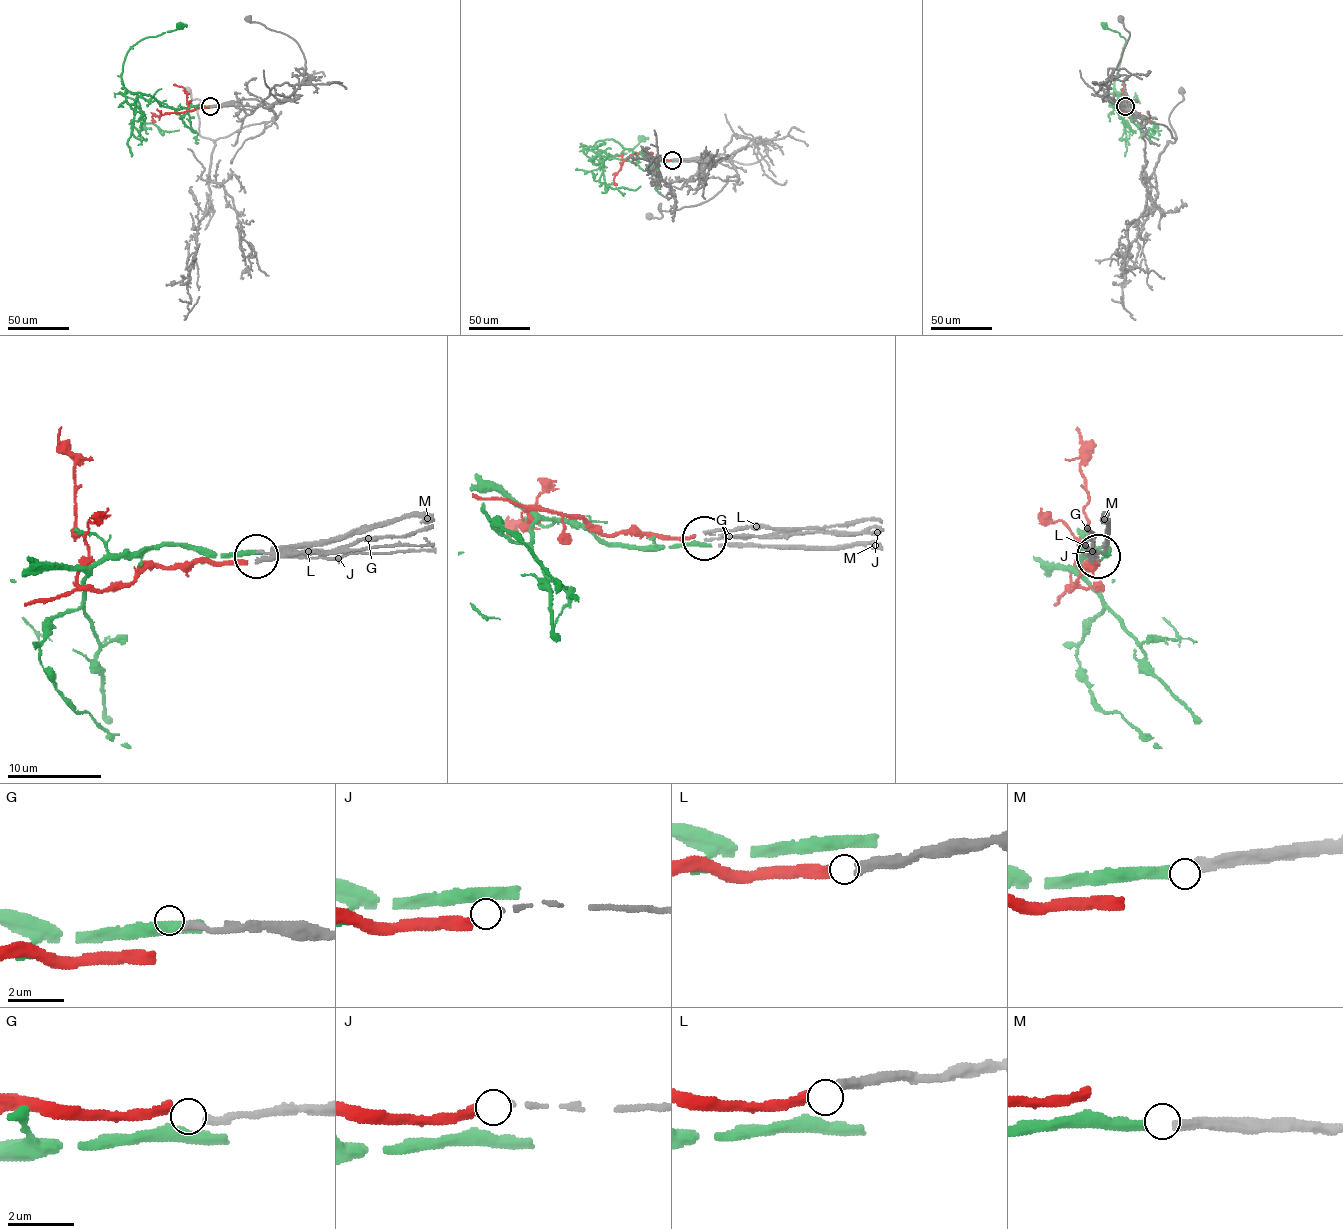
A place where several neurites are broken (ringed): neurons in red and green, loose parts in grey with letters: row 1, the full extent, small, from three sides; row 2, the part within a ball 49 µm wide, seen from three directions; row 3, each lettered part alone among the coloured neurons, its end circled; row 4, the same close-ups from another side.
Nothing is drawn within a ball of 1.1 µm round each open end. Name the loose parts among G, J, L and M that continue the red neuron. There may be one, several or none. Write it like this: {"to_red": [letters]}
{"to_red": ["L"]}

